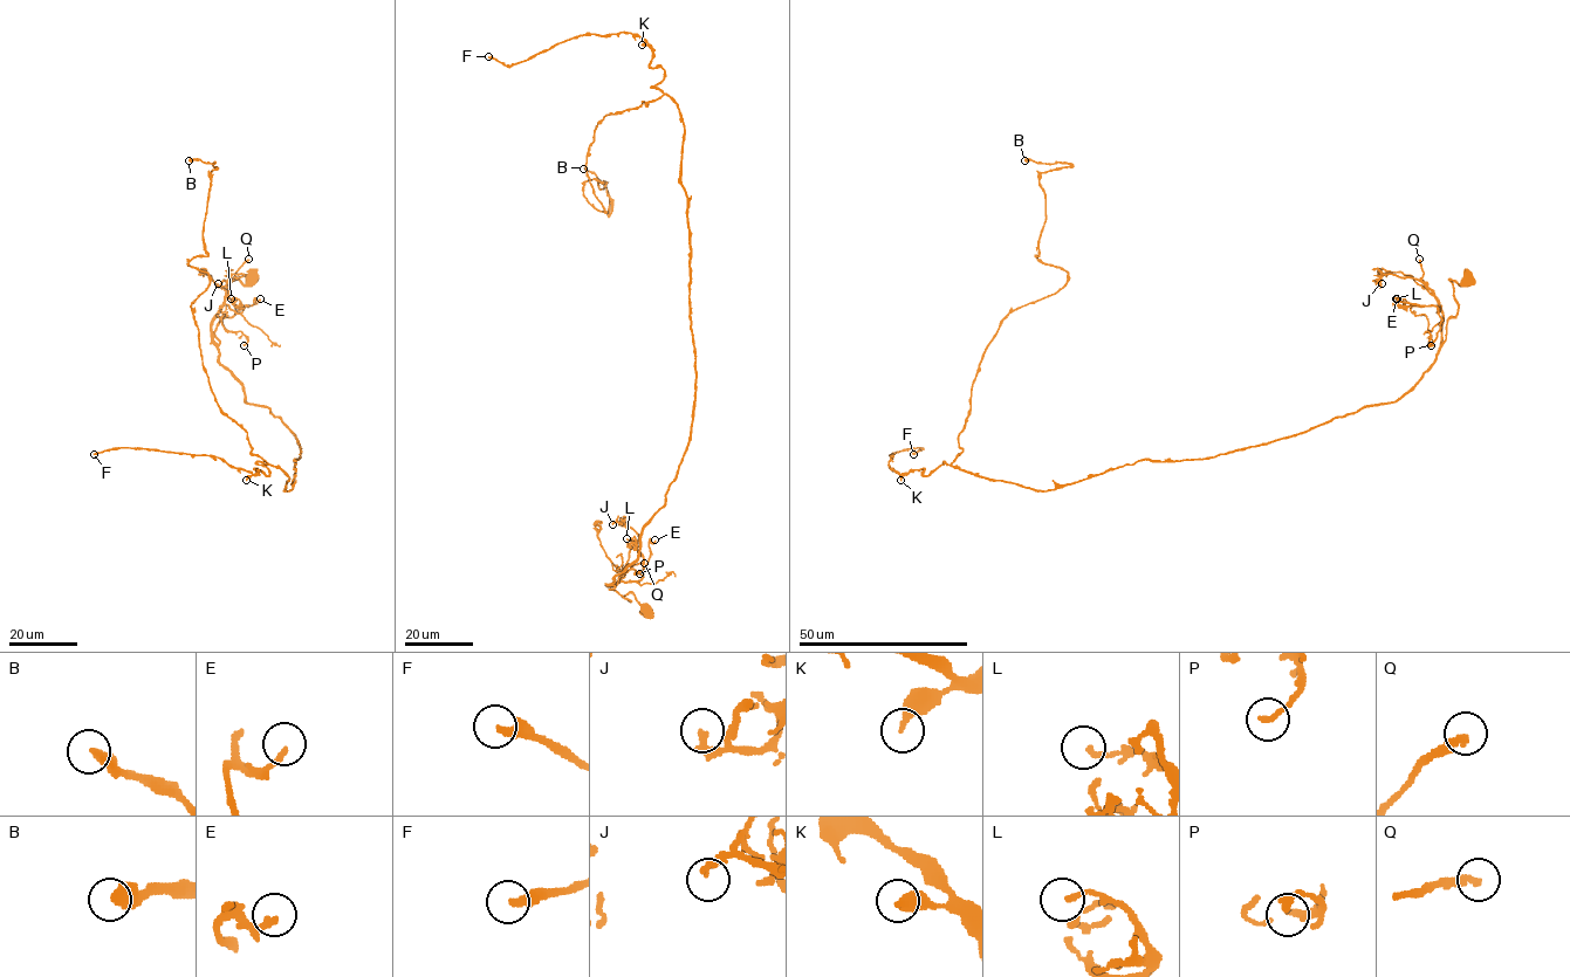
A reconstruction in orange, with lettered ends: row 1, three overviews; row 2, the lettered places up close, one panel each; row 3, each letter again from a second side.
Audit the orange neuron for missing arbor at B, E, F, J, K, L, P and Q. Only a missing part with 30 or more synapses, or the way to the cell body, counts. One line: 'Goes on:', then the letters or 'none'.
Goes on: F

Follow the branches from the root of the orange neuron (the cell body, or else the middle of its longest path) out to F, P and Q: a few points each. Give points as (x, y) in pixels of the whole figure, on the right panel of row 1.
F: (1466, 280), (1449, 280), (1458, 312), (1410, 390), (1297, 434), (1046, 492), (890, 467), (913, 454)
P: (1466, 280), (1461, 284), (1449, 280), (1458, 312), (1447, 321), (1442, 344), (1442, 317), (1426, 332), (1431, 345)
Q: (1466, 280), (1461, 284), (1449, 280), (1458, 312), (1447, 321), (1441, 344), (1442, 310), (1421, 280), (1419, 259)

